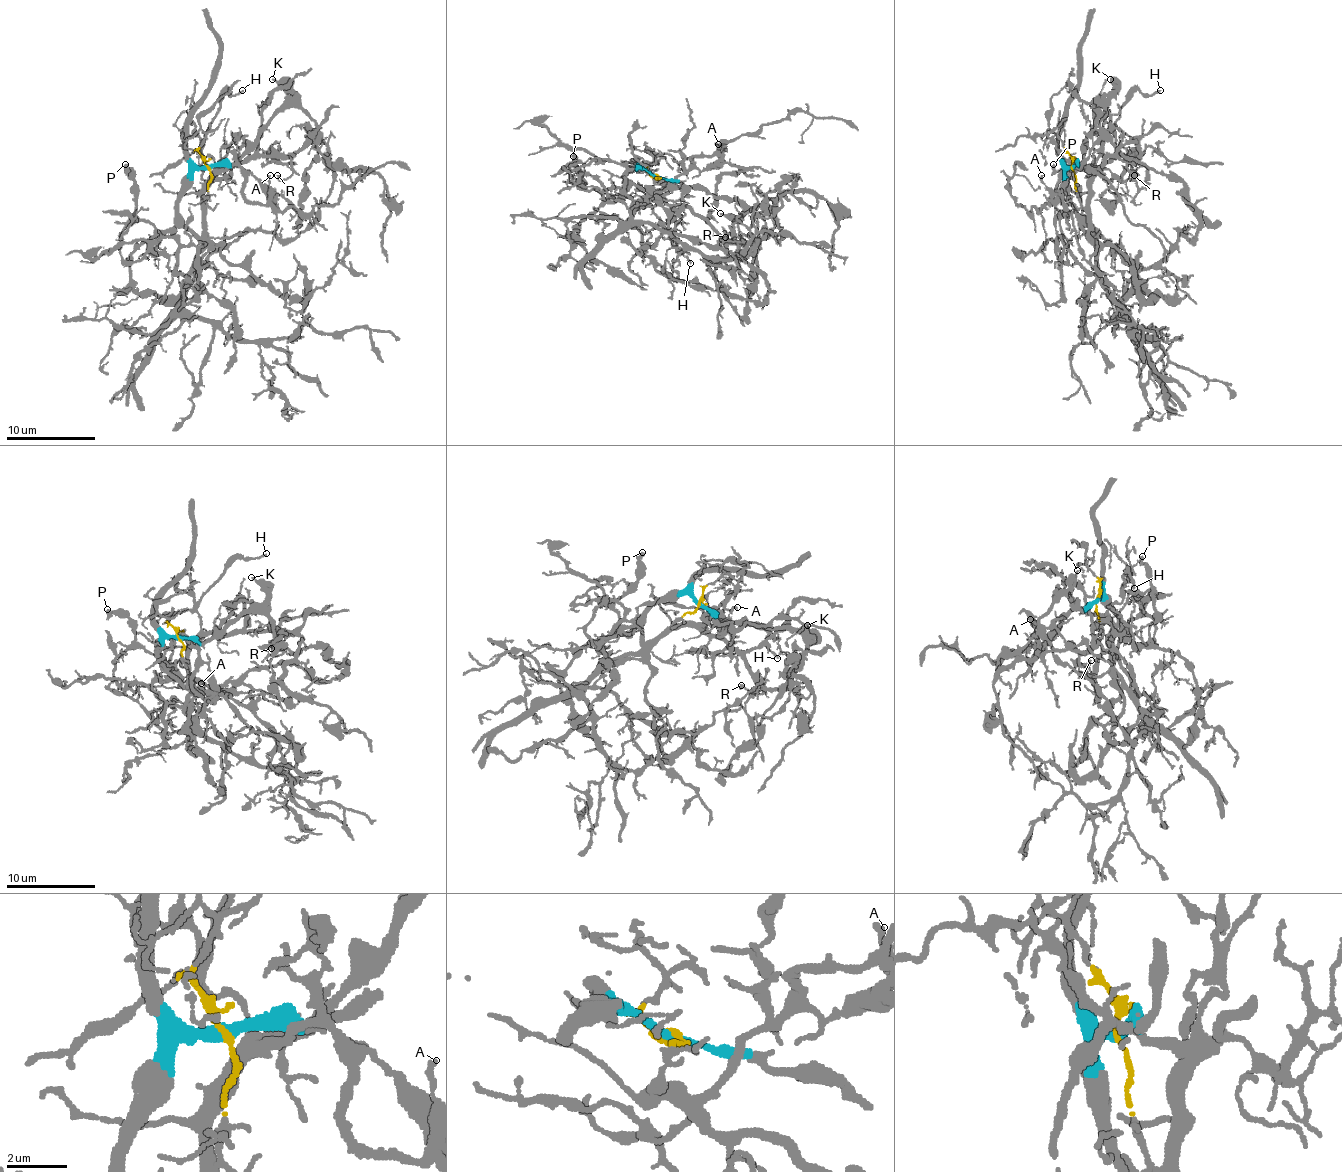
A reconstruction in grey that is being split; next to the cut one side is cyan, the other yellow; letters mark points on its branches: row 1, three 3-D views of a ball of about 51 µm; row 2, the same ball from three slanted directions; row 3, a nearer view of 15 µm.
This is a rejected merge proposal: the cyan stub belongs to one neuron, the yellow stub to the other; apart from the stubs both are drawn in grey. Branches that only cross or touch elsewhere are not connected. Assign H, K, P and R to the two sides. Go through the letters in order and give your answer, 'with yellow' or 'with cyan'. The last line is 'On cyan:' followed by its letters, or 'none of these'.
H: with yellow
K: with cyan
P: with cyan
R: with yellow
On cyan: K, P

